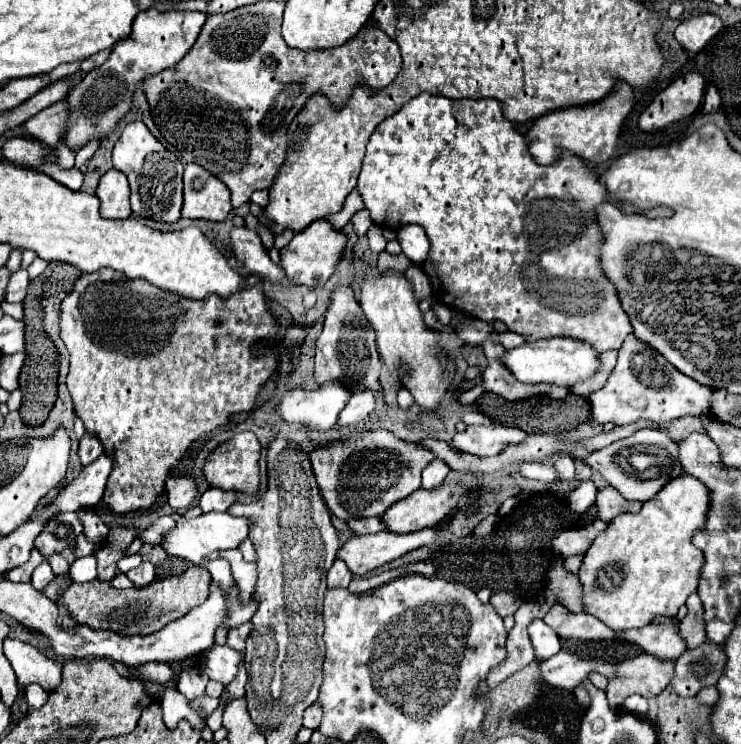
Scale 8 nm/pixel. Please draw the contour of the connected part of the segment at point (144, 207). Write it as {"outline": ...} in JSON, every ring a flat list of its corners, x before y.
{"outline":[[130,122,112,152,114,168,124,172,130,184,130,208,134,214,156,222,178,222,182,212,182,164,168,152,142,122]]}

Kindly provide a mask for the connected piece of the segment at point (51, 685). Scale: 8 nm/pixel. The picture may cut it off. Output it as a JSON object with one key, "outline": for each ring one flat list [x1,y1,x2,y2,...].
{"outline":[[4,640,4,654,8,662,12,664,16,672,16,682,21,688,22,702,19,708,18,716,12,716,11,723,18,723,27,712,27,704,24,695,24,688,32,682,40,684,46,692,52,692,60,682,62,682,62,664,34,646,22,642,22,640]]}

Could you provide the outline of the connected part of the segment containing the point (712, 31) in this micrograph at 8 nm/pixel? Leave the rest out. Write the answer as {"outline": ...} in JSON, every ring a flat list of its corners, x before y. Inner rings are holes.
{"outline":[[700,14,680,22,674,36,682,48,686,48,690,54,698,54,720,30,722,20,716,14]]}

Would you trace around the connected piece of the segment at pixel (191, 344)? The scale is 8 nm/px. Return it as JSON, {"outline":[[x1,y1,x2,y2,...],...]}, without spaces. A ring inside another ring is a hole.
{"outline":[[102,268,94,274,82,274,76,280,74,290,60,304,60,338,70,352,70,374,68,374,66,384,68,384,68,392,72,394,74,412,84,422,86,432,96,436,104,444,104,450,112,450,112,458,116,458,116,466,112,466,112,474,108,478,106,492,104,492,104,504,112,512,128,514,128,512,152,508,156,504,158,496,164,494,164,490,166,490,166,480,170,476,170,470,186,456,186,452,194,440,198,440,200,436,226,424,232,414,250,412,254,408,258,392,262,390,262,386,266,384,266,380,274,374,274,370,278,366,276,352,272,350,272,342,276,342,278,328,280,326,274,320,274,316,266,304,264,280,260,280,256,286,244,286,244,290,238,290,236,294,232,294,232,298,220,298,218,294,214,294,214,296,208,296,208,298,196,302,196,300,188,300,188,298,178,298,178,294,174,294,174,308,172,308,172,294,160,290,158,286,152,286,146,280,130,280,128,276,114,272,110,268]]}

